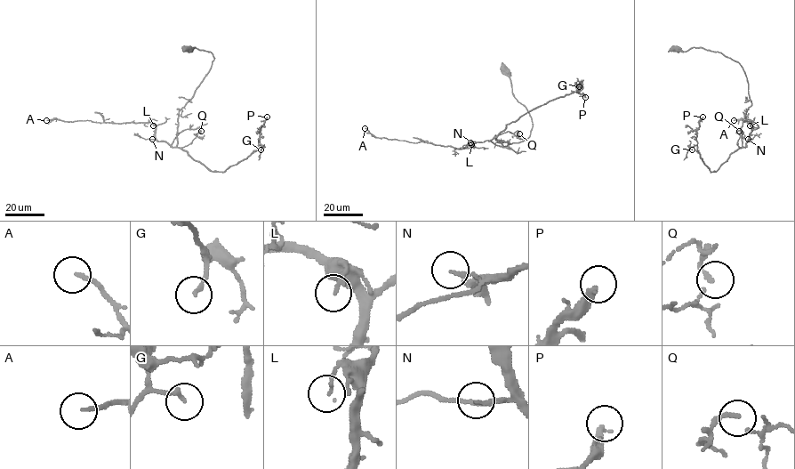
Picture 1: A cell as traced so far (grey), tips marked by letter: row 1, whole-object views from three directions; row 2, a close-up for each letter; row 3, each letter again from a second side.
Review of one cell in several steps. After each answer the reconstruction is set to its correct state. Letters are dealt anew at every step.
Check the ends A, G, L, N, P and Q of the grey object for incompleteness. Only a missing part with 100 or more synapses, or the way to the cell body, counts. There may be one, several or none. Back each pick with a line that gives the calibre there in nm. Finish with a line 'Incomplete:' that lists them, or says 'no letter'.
P: 280 nm thick
Incomplete: P

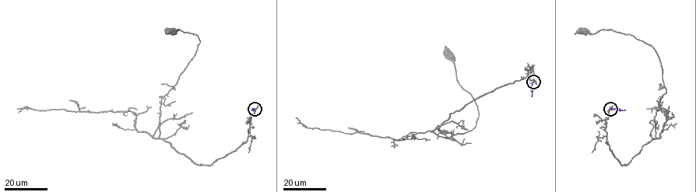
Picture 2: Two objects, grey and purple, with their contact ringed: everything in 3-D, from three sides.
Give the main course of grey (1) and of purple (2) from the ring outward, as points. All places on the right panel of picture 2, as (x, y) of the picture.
1: (610, 109), (607, 144), (627, 165), (656, 138), (655, 116), (666, 92), (660, 59), (631, 35), (583, 30)
2: (610, 109), (625, 109)

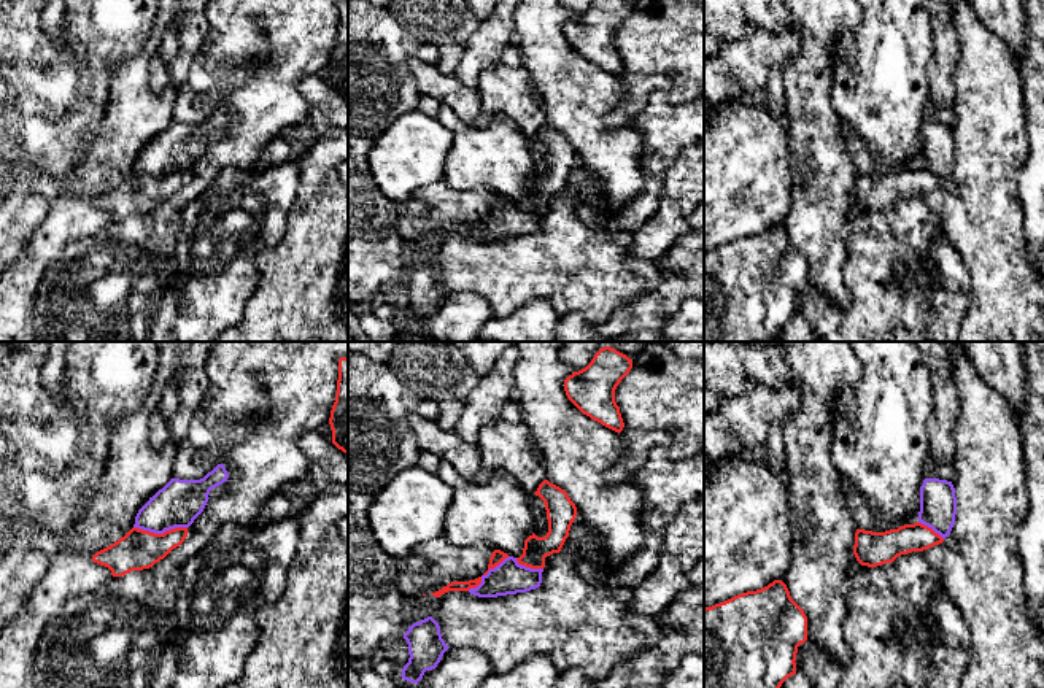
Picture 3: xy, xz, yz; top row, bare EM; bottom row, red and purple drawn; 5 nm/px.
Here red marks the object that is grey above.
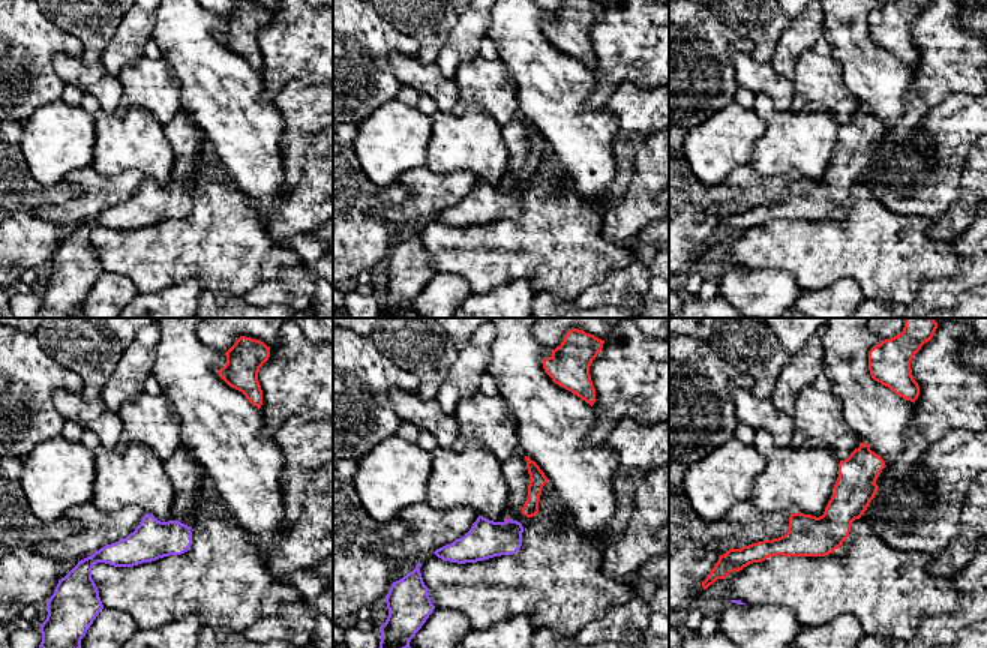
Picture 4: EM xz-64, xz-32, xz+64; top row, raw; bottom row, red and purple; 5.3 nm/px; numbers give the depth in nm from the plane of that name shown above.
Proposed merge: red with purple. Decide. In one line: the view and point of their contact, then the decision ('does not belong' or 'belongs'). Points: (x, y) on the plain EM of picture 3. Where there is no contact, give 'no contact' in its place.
xy (161, 178) | does not belong

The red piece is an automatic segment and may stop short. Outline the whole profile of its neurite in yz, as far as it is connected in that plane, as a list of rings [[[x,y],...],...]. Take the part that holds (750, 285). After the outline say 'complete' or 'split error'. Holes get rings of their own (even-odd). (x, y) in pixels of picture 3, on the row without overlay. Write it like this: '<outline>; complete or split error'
[[[774,224],[768,230],[737,238],[704,253],[704,342],[766,342],[796,318],[798,291],[807,284],[807,261],[791,243],[787,229]]]; complete

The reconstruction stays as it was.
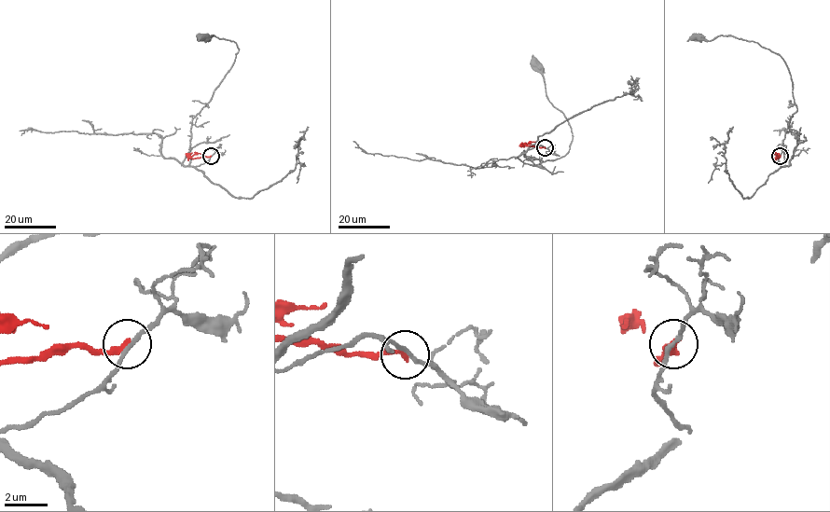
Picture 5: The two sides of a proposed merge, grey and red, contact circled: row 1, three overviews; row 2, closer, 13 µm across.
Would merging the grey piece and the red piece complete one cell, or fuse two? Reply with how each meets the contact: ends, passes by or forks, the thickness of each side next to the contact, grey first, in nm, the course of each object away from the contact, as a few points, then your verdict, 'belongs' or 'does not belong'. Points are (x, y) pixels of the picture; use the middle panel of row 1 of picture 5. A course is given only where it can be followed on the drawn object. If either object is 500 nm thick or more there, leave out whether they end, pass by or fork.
grey passes by | red ends | 170/280 nm | grey via (545, 146), (524, 151), (526, 158), (538, 164), (564, 155), (572, 129), (548, 99), (536, 65) | red via (545, 147), (526, 145), (535, 141) | does not belong

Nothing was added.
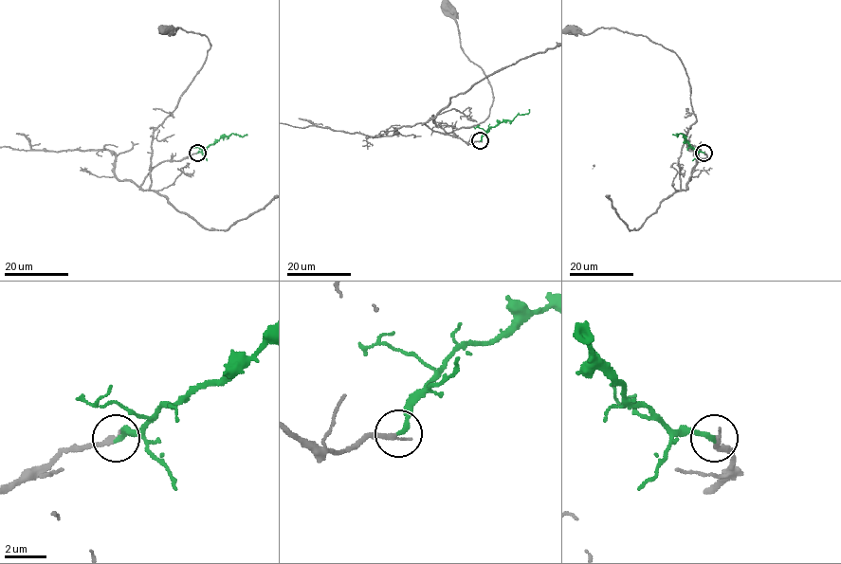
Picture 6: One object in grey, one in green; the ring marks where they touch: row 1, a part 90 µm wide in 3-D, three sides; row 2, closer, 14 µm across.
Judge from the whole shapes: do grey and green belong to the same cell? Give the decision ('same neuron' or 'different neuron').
same neuron

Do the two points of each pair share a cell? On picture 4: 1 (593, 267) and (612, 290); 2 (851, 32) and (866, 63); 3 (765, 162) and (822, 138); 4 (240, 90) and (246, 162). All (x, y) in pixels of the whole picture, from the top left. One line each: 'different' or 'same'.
1: different
2: same
3: same
4: same

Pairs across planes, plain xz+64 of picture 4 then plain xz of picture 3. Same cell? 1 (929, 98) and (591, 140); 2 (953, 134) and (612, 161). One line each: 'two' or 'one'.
1: two
2: two

